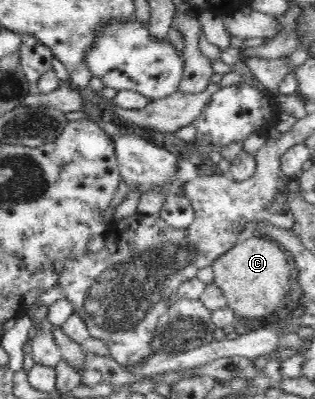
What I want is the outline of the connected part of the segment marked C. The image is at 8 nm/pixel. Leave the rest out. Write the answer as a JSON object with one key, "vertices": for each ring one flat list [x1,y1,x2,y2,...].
{"vertices":[[253,236,242,238,229,252,213,261,214,284,223,290,228,307,247,320,261,319,282,305,291,289,291,267,279,243]]}

